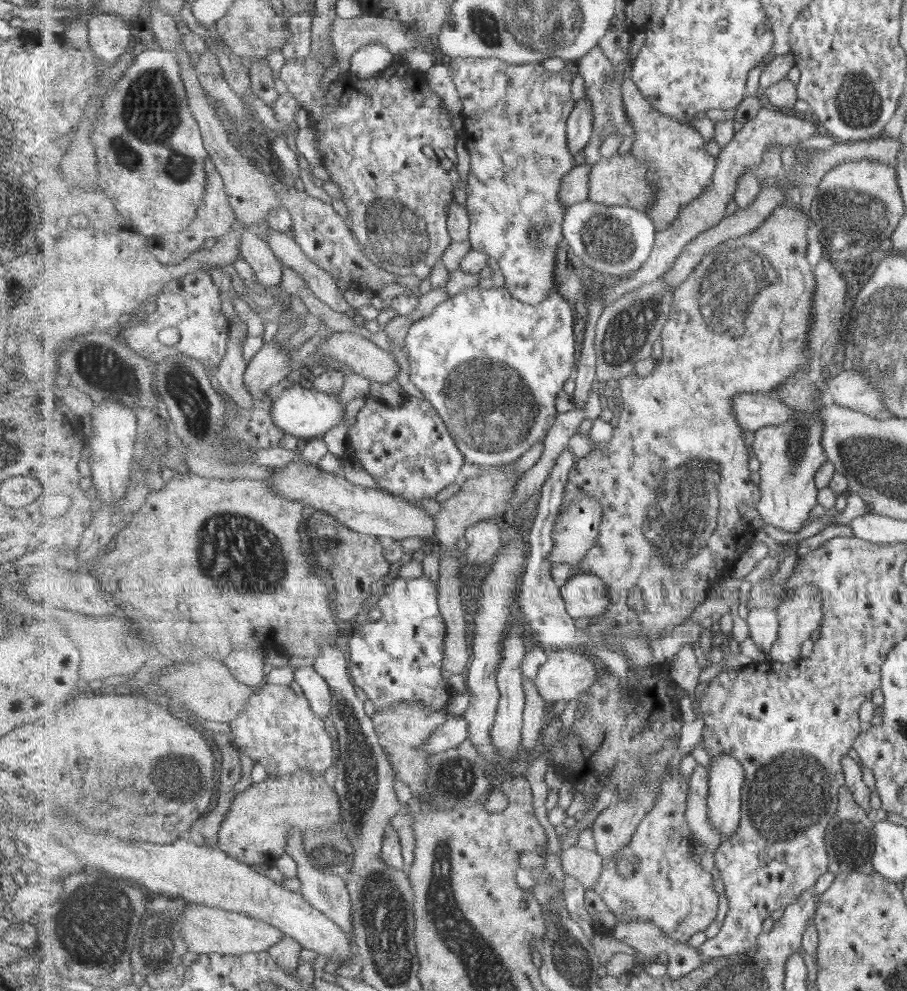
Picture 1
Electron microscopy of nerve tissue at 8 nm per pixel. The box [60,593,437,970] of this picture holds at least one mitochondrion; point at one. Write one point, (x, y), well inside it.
(96, 922)

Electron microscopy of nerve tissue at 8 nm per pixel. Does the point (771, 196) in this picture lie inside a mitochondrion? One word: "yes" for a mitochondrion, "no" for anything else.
no

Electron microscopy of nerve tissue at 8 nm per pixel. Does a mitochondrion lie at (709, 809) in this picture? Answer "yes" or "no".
no

